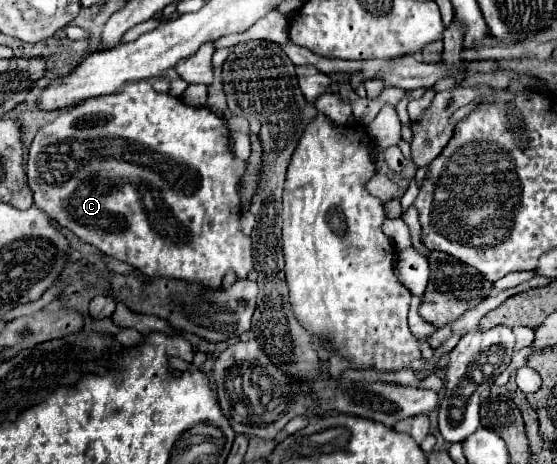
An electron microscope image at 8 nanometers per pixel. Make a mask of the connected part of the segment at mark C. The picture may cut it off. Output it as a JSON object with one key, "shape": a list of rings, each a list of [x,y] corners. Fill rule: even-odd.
{"shape":[[[136,82],[136,84],[126,84],[114,94],[108,96],[98,96],[90,98],[82,104],[72,106],[70,110],[62,112],[56,120],[44,124],[28,152],[28,164],[26,164],[26,176],[28,176],[28,186],[32,188],[34,194],[34,204],[44,210],[54,222],[58,222],[62,228],[68,228],[74,232],[80,240],[96,246],[100,252],[106,256],[118,258],[134,268],[138,268],[146,276],[168,276],[168,278],[182,278],[188,282],[200,282],[208,288],[220,288],[220,282],[226,274],[226,270],[234,270],[238,278],[246,278],[248,272],[252,270],[252,242],[248,236],[242,234],[240,230],[240,178],[244,174],[246,162],[236,158],[234,152],[230,150],[230,134],[222,118],[212,114],[206,108],[194,108],[184,104],[178,98],[172,98],[170,94],[160,94],[152,88],[150,82]]]}

